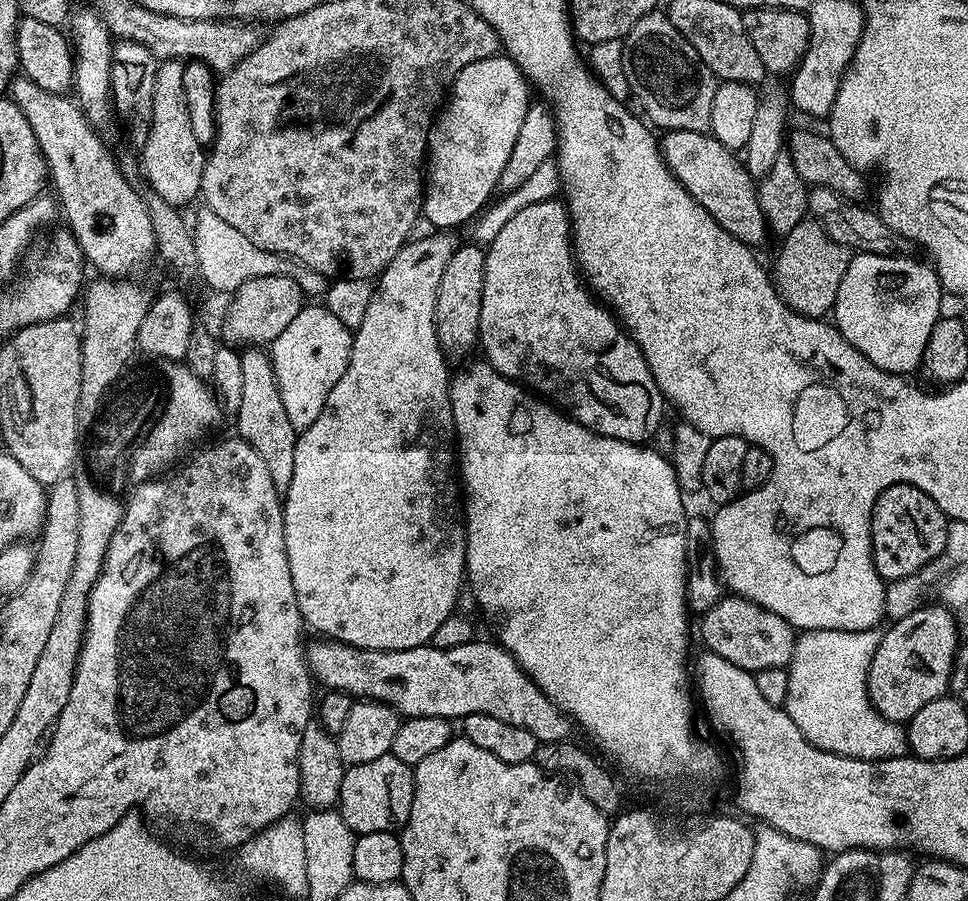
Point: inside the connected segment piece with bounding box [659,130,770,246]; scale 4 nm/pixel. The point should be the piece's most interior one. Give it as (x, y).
(714, 175)

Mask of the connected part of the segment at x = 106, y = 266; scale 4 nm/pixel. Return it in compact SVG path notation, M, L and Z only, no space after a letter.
M20 74L13 79L10 85L10 99L12 99L18 106L18 110L22 110L22 114L26 114L26 122L30 122L30 128L34 130L34 136L40 146L40 153L44 155L44 162L48 166L48 174L50 177L50 184L56 187L55 195L58 197L59 207L68 215L68 224L70 227L70 233L74 239L76 239L77 246L79 246L81 252L84 253L85 261L89 265L92 264L97 268L99 275L104 278L132 278L135 277L135 272L147 262L148 259L153 259L156 242L155 234L152 229L151 213L148 212L148 205L144 200L140 201L138 193L132 189L132 184L123 176L122 173L116 169L116 162L112 158L111 154L108 153L107 148L103 142L100 141L99 136L93 125L89 124L88 119L84 117L84 111L80 108L79 103L71 95L61 94L58 92L51 92L50 90L42 90L42 86L38 86L34 81L29 80L27 76Z

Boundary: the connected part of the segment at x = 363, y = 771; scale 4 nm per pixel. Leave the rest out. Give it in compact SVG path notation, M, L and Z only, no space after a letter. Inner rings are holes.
M391 754L345 767L338 811L346 826L350 826L350 830L357 834L399 833L410 818L414 794L412 774L413 769L406 762L398 762L398 758Z

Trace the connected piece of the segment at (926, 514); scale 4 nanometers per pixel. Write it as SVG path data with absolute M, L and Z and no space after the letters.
M901 482L882 490L872 511L872 557L885 582L901 580L921 572L944 555L950 521L923 487Z

